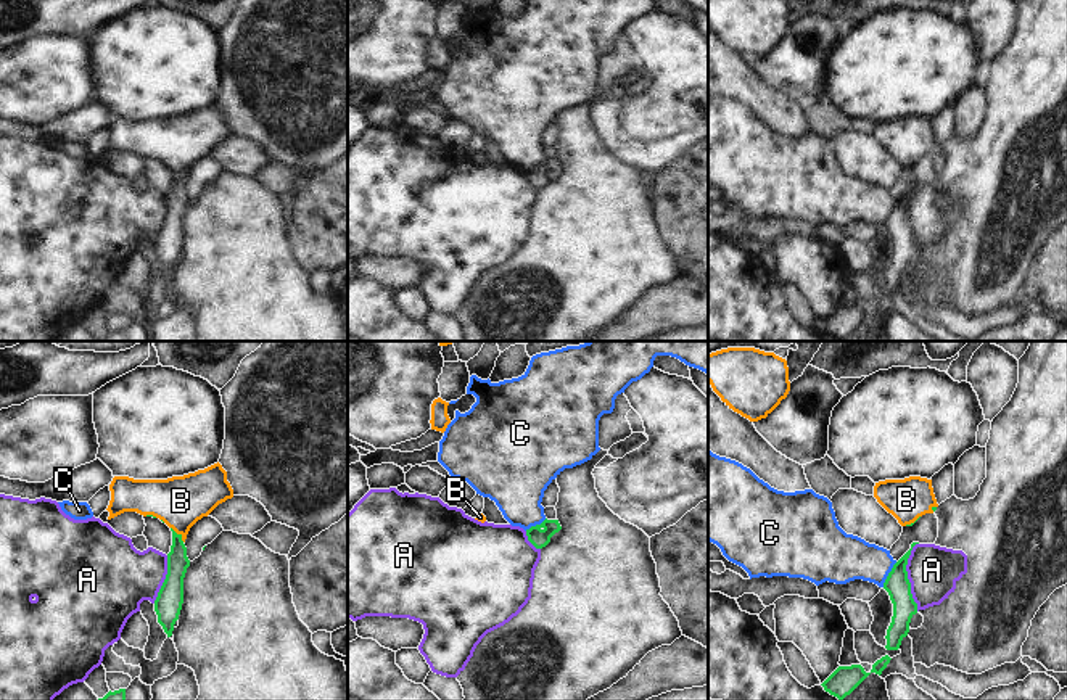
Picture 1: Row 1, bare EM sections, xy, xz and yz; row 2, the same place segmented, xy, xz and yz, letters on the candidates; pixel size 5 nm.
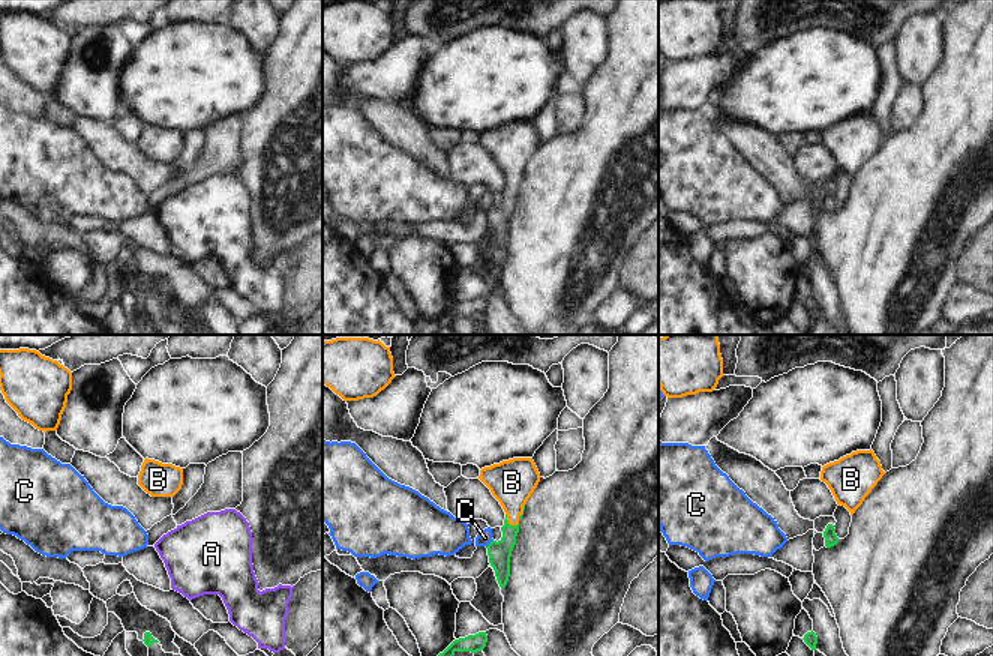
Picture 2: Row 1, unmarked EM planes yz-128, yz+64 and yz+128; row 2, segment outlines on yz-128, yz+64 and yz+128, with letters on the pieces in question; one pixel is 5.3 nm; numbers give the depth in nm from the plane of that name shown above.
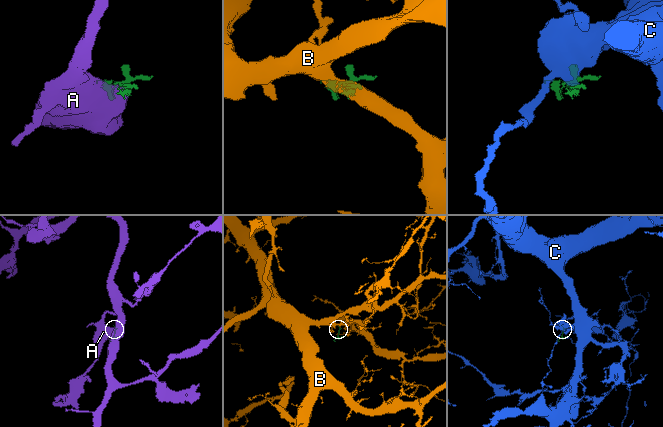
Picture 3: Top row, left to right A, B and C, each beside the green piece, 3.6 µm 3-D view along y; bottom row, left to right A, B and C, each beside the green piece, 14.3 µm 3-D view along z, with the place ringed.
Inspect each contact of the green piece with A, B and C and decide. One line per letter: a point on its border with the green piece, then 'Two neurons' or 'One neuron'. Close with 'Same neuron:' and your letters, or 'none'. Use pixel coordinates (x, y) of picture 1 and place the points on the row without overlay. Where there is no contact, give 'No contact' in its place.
A: Touches green at yz (906, 216). Two neurons
B: Touches green at xy (179, 174). One neuron
C: Touches green at yz (889, 214). Two neurons
Same neuron: B.

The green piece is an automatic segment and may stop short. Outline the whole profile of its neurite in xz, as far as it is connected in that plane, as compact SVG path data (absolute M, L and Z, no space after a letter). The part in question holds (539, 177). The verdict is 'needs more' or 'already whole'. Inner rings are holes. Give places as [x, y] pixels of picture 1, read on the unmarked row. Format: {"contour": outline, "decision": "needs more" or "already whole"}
{"contour": "M544 159L541 164L526 169L528 180L536 187L542 188L550 182L550 177L562 169L558 159Z", "decision": "already whole"}

